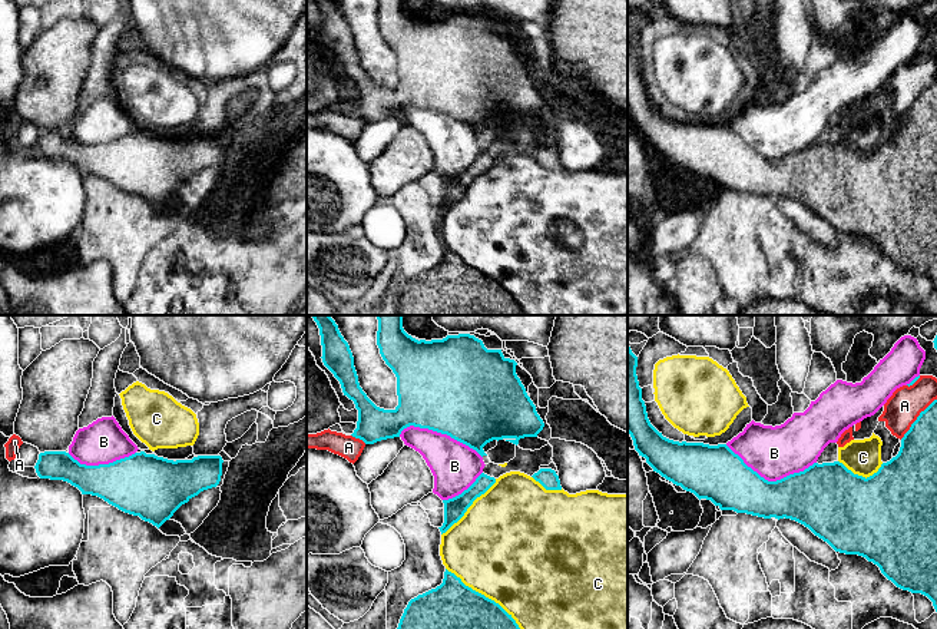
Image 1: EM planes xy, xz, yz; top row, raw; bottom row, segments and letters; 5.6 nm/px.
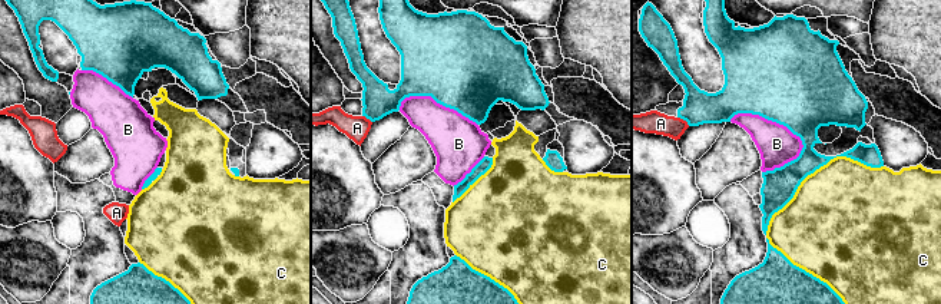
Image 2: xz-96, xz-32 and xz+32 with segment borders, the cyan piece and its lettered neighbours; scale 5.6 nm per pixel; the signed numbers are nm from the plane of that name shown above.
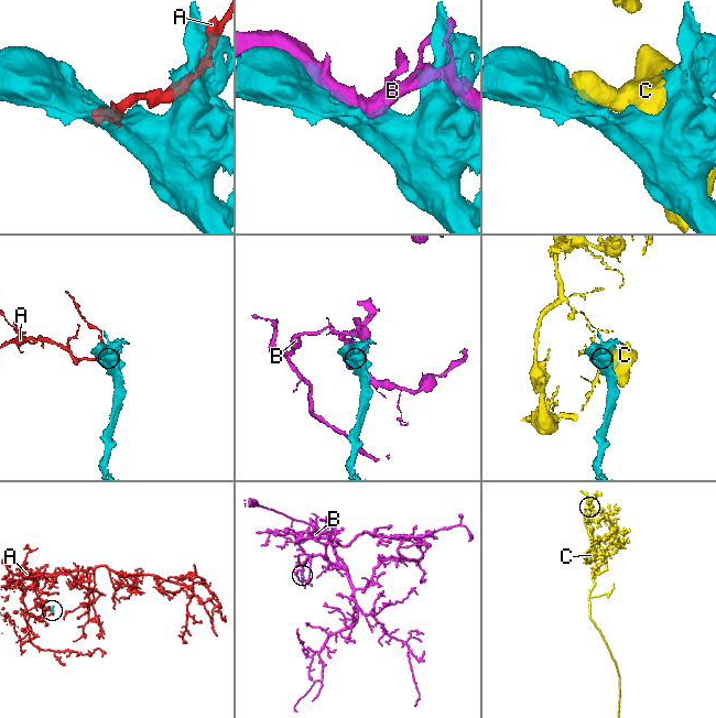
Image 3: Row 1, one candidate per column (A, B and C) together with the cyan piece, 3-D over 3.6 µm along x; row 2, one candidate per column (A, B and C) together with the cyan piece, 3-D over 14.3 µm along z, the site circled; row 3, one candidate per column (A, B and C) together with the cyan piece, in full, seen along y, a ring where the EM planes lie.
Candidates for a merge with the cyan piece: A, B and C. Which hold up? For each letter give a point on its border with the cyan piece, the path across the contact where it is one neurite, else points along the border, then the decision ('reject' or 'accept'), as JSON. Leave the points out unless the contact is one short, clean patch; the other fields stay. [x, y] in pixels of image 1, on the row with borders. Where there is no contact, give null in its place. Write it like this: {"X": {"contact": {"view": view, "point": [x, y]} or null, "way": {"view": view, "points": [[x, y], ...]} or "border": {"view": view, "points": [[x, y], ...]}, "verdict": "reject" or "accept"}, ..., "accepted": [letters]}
{"A": {"contact": {"view": "yz", "point": [917, 419]}, "verdict": "reject"}, "B": {"contact": {"view": "yz", "point": [771, 482]}, "verdict": "accept"}, "C": {"contact": {"view": "xz", "point": [483, 595]}, "verdict": "reject"}, "accepted": ["B"]}

